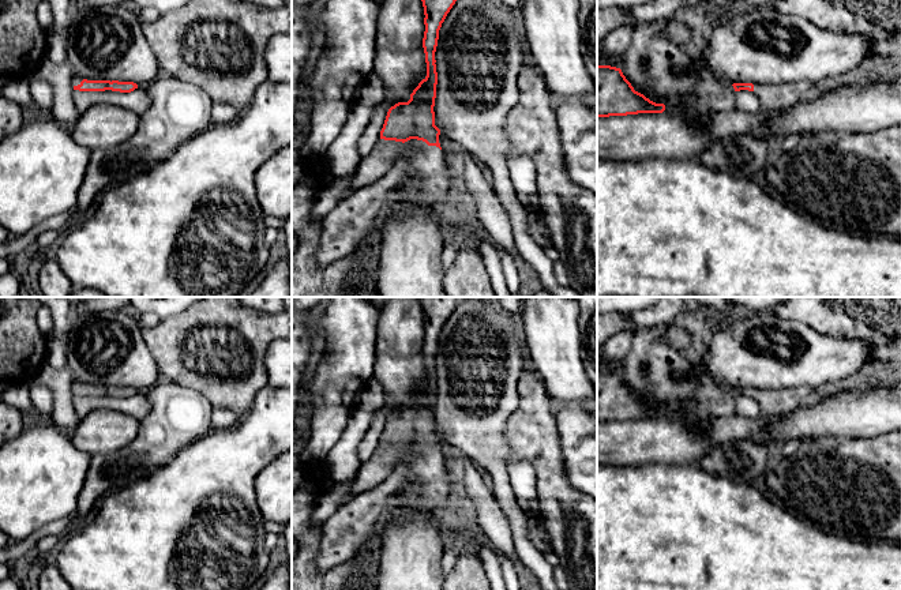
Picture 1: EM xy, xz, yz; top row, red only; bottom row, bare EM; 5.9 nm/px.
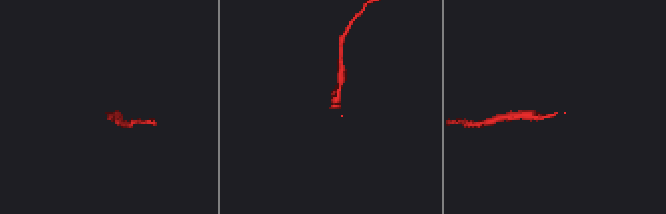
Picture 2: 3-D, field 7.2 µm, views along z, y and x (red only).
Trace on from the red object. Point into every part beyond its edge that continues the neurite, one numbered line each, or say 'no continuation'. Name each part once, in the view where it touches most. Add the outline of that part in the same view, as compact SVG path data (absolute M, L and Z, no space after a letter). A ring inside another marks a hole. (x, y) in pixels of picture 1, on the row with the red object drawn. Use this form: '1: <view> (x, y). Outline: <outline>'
1: xz (425, 176). Outline: M423 140L414 143L414 153L398 155L390 170L376 181L361 187L337 206L322 219L322 230L316 249L320 267L352 253L371 238L380 218L401 199L413 199L425 204L442 207L443 200L459 185L459 169L447 162L447 155L436 146Z

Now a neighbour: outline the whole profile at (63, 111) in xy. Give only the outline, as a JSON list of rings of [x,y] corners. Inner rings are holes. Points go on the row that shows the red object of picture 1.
[[[44,59],[34,76],[48,80],[55,91],[52,108],[45,116],[49,116],[68,131],[72,131],[80,114],[72,99],[74,86],[71,80],[74,72],[68,63],[56,64]]]

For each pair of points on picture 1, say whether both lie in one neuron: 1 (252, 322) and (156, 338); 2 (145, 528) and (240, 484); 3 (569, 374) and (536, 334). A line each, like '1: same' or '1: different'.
1: same
2: same
3: same

